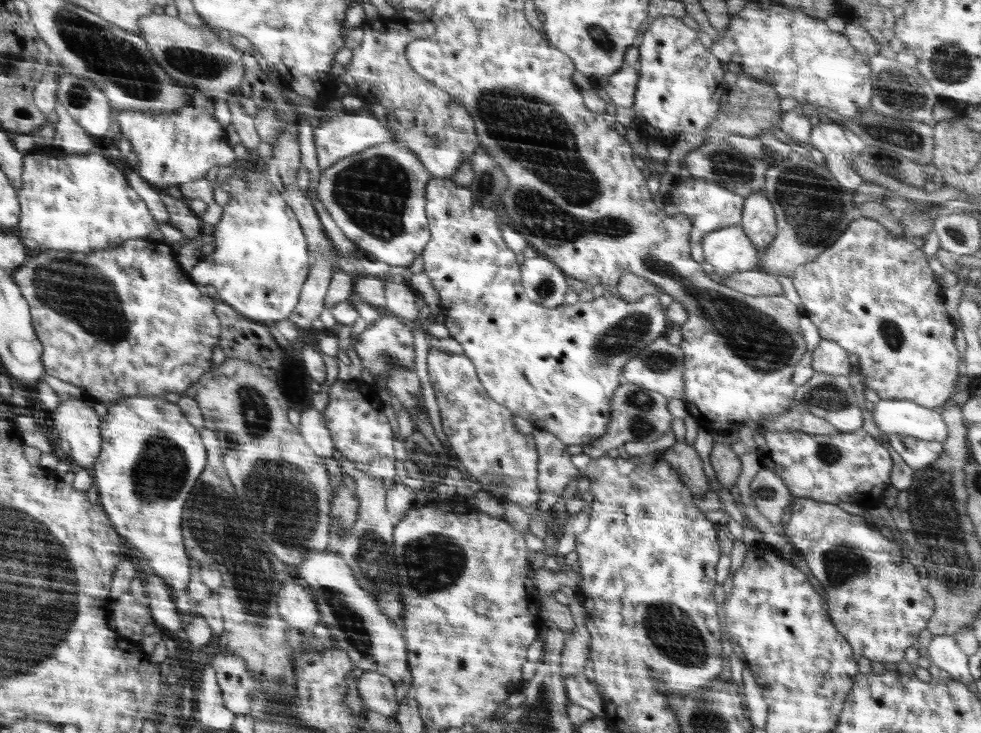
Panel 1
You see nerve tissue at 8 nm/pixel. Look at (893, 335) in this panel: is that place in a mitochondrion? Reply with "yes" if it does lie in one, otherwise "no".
yes

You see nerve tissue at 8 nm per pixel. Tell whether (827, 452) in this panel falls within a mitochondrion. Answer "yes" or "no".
yes

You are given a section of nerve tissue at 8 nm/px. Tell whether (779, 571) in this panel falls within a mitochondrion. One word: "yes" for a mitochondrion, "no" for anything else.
no

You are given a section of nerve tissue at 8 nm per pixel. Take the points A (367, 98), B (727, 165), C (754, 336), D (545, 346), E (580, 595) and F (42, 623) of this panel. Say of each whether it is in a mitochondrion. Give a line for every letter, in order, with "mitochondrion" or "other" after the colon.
A: other
B: mitochondrion
C: mitochondrion
D: other
E: other
F: mitochondrion

